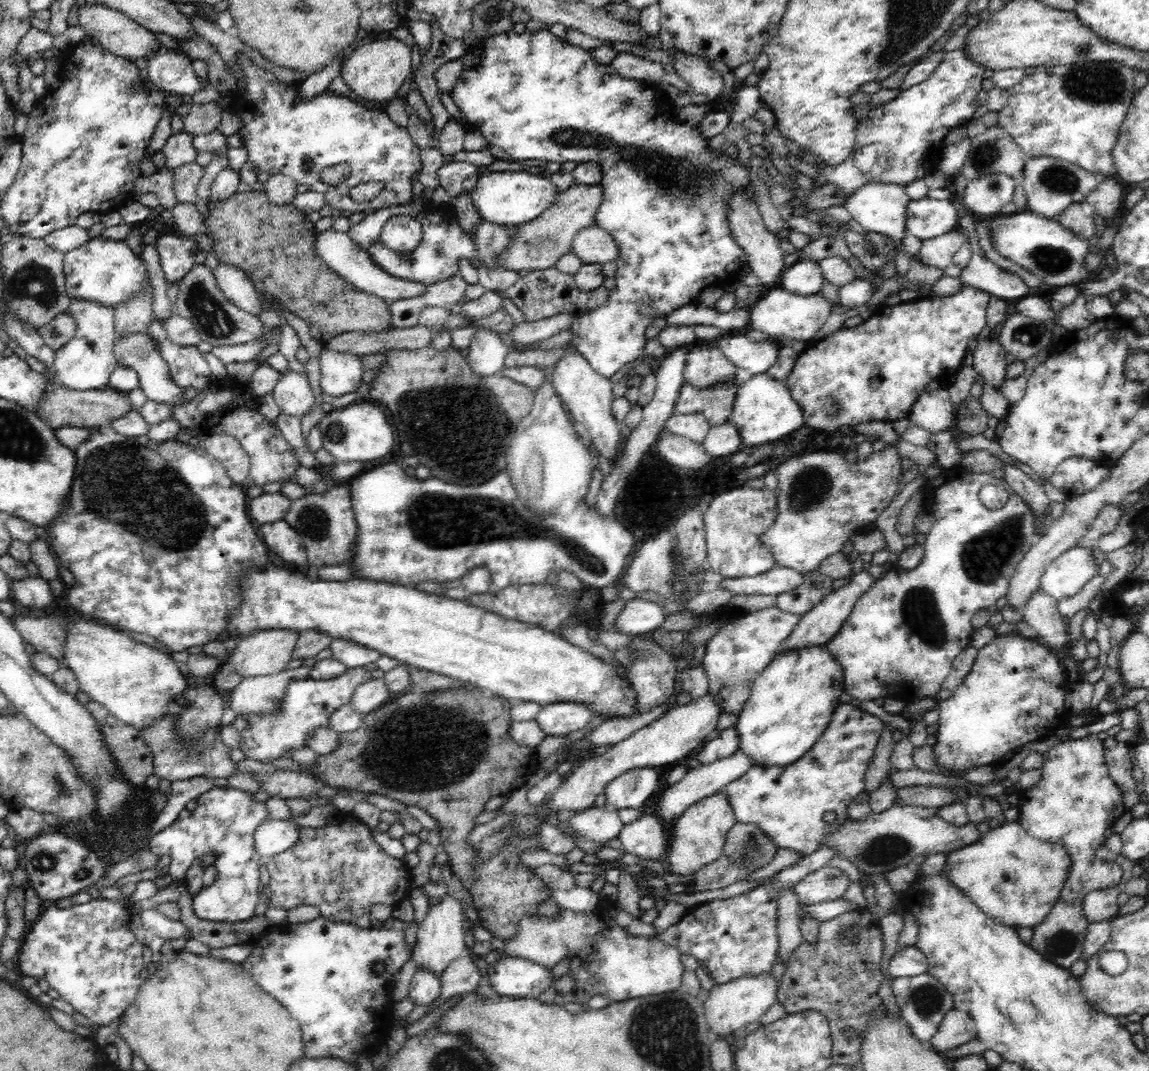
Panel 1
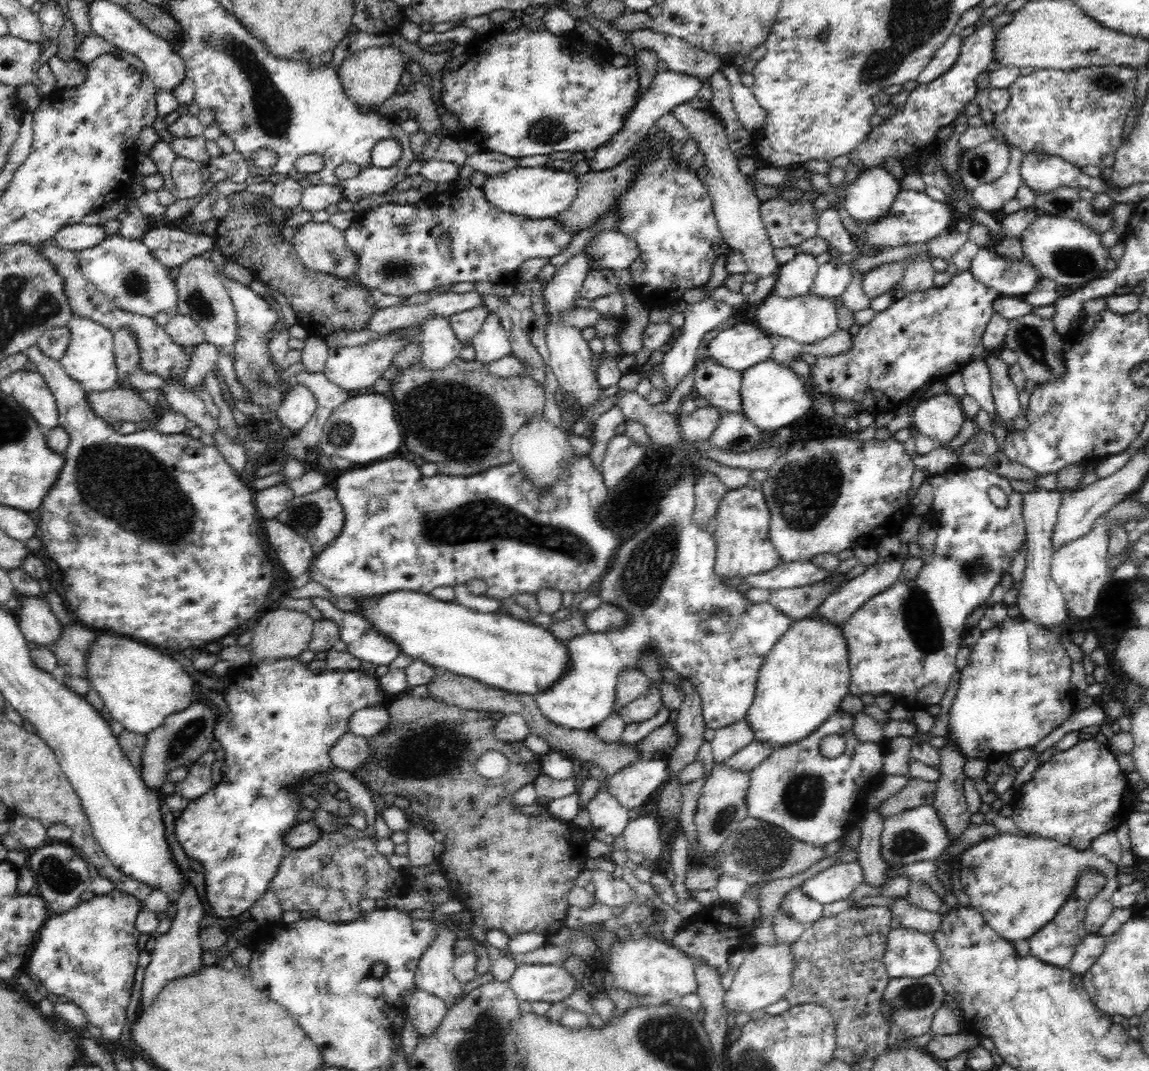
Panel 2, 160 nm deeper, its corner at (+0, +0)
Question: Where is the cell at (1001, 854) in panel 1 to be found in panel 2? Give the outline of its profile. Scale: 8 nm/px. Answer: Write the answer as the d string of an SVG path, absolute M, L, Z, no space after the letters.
M1000 832L968 848L950 863L961 866L958 880L970 898L971 907L1000 938L1012 943L1030 938L1056 917L1084 870L1099 870L1106 879L1102 890L1091 900L1094 918L1086 920L1086 932L1096 933L1115 910L1112 895L1119 887L1119 874L1126 871L1091 849L1077 850L1054 840Z

